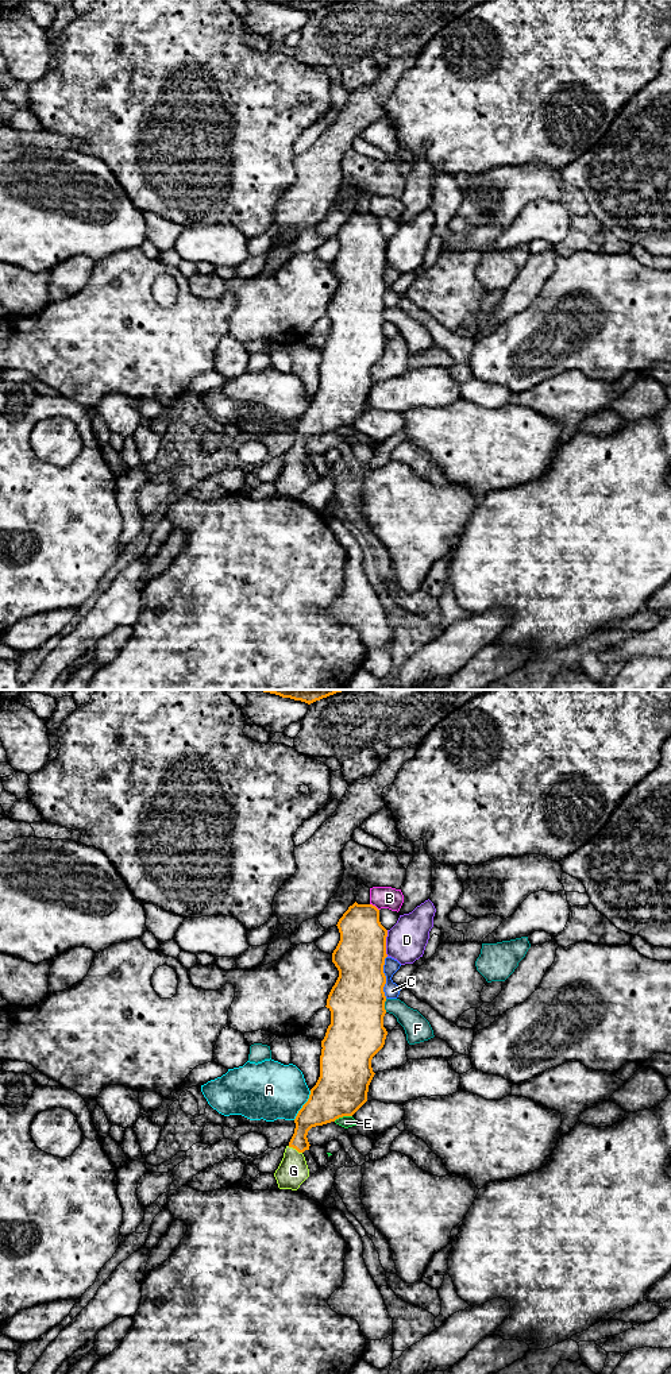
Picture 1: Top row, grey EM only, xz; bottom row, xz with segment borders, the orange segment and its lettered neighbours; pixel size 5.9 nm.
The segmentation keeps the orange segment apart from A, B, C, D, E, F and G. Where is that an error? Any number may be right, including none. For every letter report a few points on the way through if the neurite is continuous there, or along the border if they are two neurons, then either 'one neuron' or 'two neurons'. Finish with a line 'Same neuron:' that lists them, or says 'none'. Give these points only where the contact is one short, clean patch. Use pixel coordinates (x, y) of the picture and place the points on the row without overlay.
A: two neurons
B: two neurons
C: border along xz (386, 265), (384, 274), (385, 307); two neurons
D: border along xz (388, 239), (386, 265); two neurons
E: border along xz (351, 424), (343, 424), (334, 429); two neurons
F: border along xz (386, 308), (385, 320); two neurons
G: runs through xz (315, 421), (303, 433), (294, 456), (293, 479); one neuron
Same neuron: G

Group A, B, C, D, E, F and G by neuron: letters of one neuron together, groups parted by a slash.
A E / B / C / D / F / G

